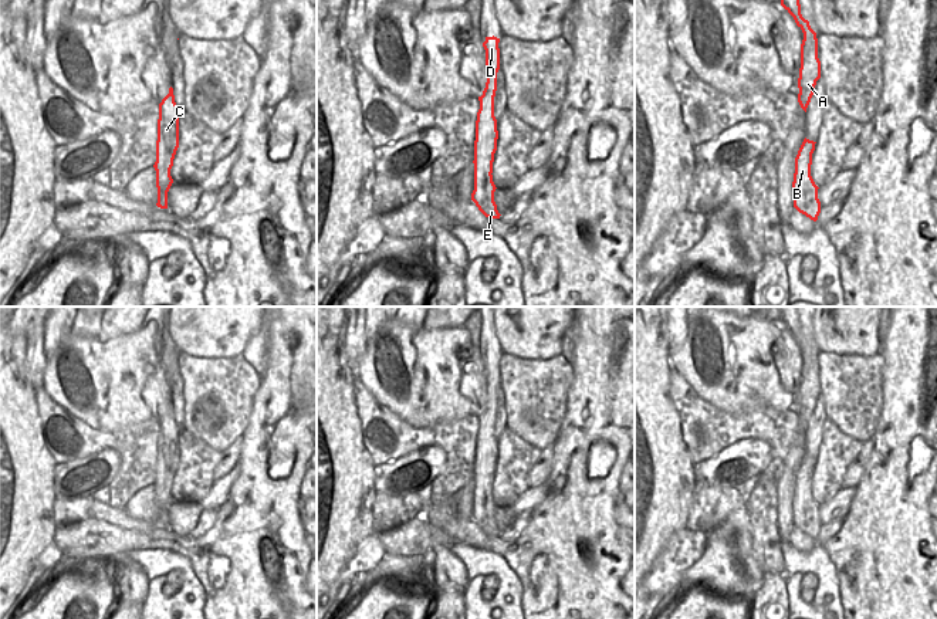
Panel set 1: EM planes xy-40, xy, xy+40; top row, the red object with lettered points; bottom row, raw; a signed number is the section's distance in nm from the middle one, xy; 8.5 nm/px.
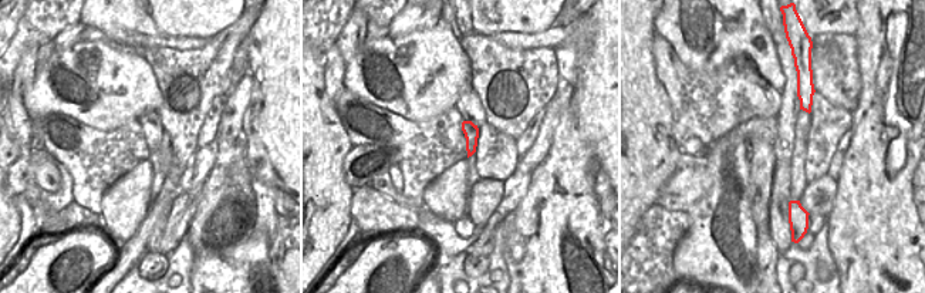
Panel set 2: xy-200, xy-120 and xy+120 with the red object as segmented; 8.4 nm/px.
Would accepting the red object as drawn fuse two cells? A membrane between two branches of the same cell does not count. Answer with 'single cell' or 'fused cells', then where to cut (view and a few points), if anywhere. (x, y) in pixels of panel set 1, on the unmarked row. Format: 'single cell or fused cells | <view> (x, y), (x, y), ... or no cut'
fused cells | xy (494, 409), (487, 409), (483, 413)

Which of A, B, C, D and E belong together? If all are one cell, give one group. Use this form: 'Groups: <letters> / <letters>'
Groups: A D / B C E

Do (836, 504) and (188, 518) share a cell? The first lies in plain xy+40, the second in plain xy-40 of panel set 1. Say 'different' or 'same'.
different

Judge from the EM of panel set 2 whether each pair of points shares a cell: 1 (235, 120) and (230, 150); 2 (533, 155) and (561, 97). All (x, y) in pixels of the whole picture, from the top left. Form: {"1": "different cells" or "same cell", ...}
{"1": "different cells", "2": "same cell"}

